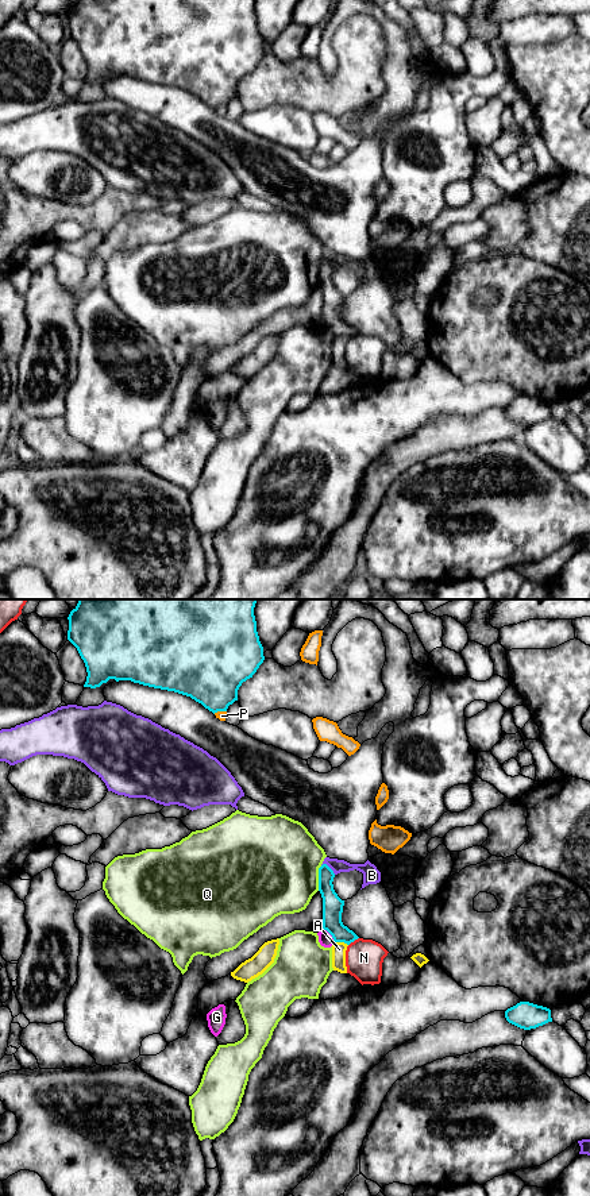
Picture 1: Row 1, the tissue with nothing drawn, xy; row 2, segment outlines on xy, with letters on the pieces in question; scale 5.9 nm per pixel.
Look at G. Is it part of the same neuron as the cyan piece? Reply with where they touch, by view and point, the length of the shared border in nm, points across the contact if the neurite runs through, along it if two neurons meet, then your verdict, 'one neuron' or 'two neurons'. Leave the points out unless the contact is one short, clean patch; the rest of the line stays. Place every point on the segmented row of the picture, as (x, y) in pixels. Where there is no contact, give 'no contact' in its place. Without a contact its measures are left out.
contact xy (330, 933); length 120 nm; border xy (323, 928), (335, 941); two neurons

